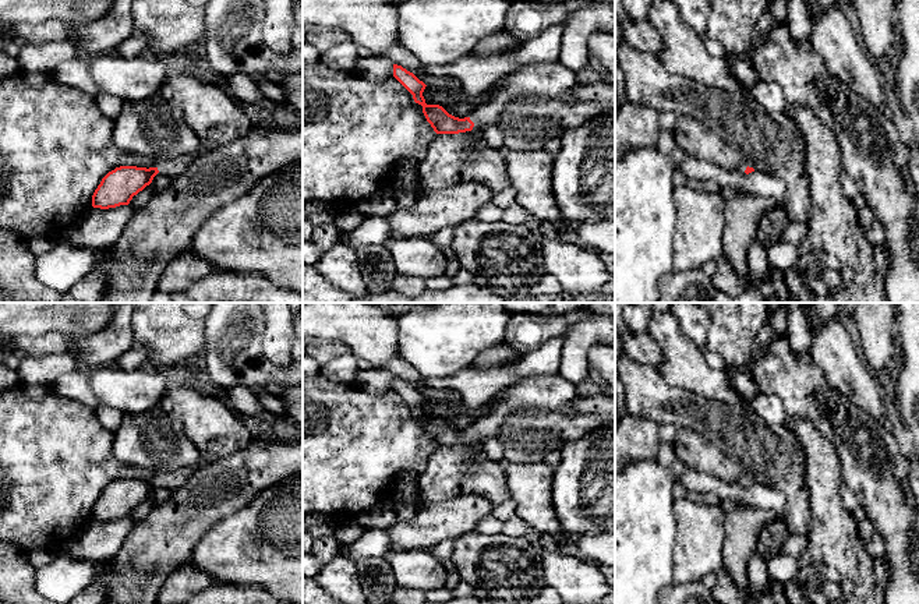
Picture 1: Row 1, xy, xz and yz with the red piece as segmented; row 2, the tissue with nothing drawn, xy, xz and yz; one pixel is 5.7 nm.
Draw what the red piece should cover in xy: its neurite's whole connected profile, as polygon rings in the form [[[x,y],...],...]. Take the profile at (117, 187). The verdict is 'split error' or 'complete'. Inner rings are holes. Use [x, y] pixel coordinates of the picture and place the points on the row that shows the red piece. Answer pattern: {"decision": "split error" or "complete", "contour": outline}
{"decision": "split error", "contour": [[[204,144],[199,149],[181,155],[163,158],[156,167],[120,166],[109,172],[92,195],[92,206],[100,209],[128,205],[134,195],[149,186],[160,172],[170,179],[176,179],[199,156],[211,151]]]}

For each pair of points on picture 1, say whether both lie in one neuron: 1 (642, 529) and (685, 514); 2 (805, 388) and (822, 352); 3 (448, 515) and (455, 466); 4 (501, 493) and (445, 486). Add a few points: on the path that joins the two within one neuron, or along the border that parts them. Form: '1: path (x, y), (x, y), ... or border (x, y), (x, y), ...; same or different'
1: border (675, 500), (674, 519), (677, 537), (671, 550); different
2: border (809, 356), (836, 391); different
3: border (483, 495), (451, 495), (446, 500), (421, 502); different
4: path (487, 481), (459, 481); same

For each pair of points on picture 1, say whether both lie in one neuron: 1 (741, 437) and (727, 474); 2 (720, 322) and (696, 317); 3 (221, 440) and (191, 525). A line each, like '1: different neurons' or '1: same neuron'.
1: different neurons
2: different neurons
3: different neurons

